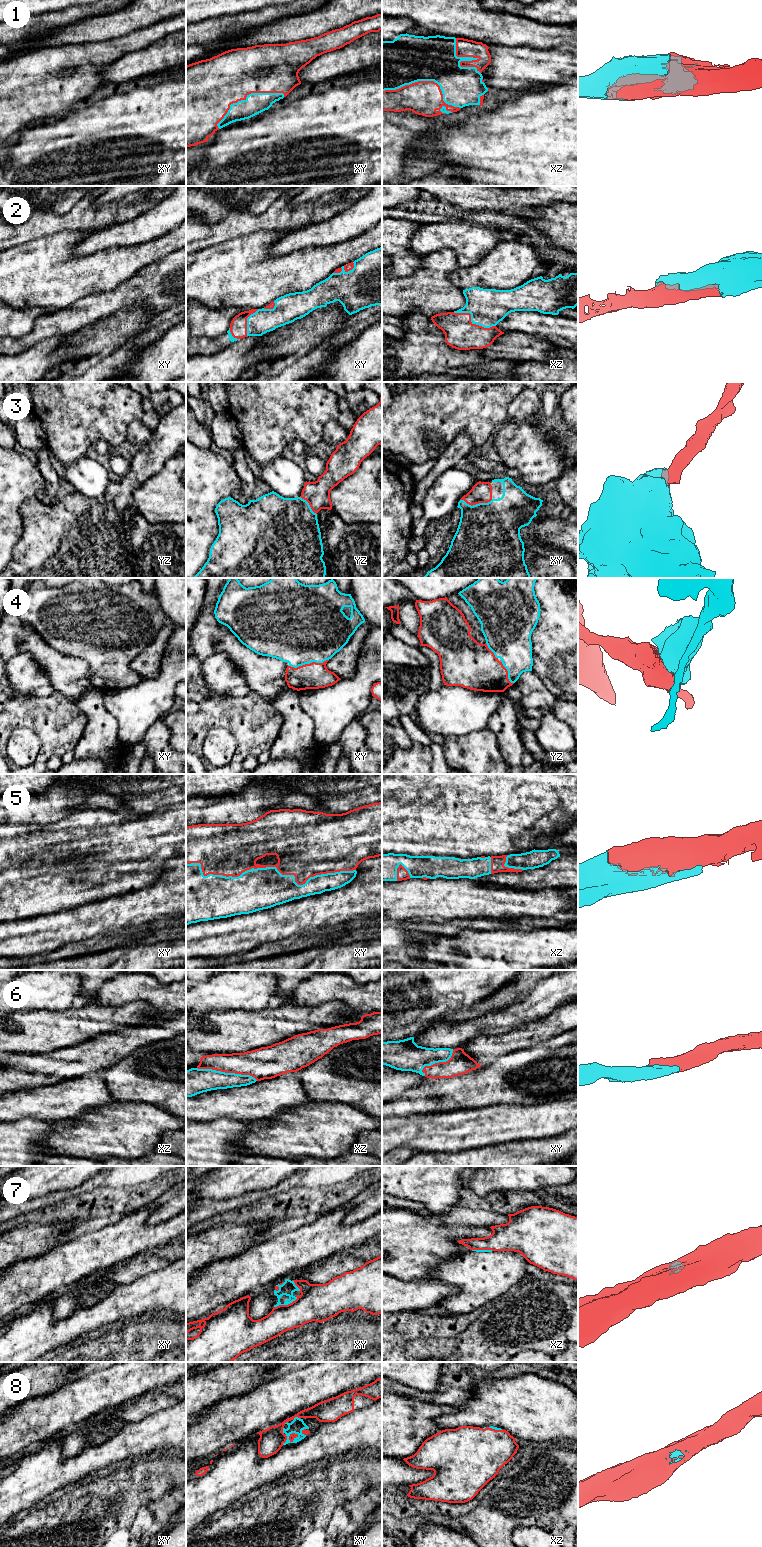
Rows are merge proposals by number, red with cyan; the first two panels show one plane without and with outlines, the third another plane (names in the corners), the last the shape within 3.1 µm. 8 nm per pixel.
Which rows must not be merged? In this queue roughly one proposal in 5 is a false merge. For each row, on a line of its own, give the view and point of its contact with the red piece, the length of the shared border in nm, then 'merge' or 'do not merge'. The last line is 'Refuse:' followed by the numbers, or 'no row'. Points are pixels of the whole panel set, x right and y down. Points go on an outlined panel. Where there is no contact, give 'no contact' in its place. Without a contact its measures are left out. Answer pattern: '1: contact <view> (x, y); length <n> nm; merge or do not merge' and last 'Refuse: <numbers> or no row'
1: contact xz (426, 81); length 650 nm; merge
2: contact xz (470, 321); length 360 nm; merge
3: contact xy (476, 503); length 260 nm; merge
4: contact xy (308, 664); length 320 nm; merge
5: contact xy (269, 866); length 1350 nm; merge
6: contact xz (227, 1072); length 500 nm; merge
7: contact xy (285, 1305); length 200 nm; do not merge
8: contact xy (289, 1436); length 160 nm; merge
Refuse: 7

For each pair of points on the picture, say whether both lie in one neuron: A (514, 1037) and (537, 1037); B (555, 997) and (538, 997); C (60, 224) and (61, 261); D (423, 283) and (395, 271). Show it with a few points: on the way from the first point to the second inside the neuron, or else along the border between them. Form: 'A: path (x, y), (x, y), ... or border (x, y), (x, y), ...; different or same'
A: path (520, 1037), (531, 1036); same
B: path (551, 997), (542, 997); same
C: border (84, 231), (60, 230), (38, 238); different
D: border (422, 259), (421, 265), (411, 274), (392, 277); different

